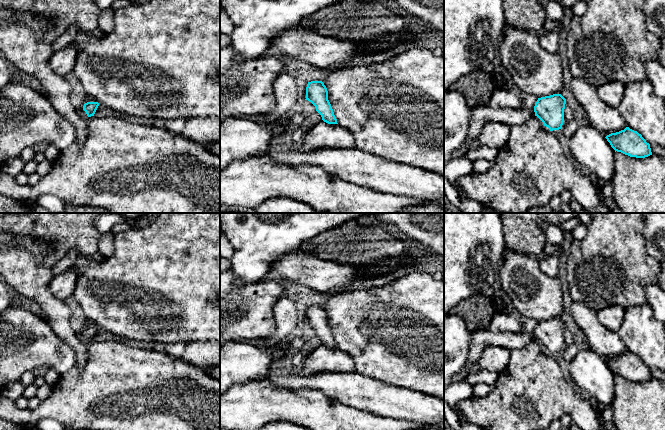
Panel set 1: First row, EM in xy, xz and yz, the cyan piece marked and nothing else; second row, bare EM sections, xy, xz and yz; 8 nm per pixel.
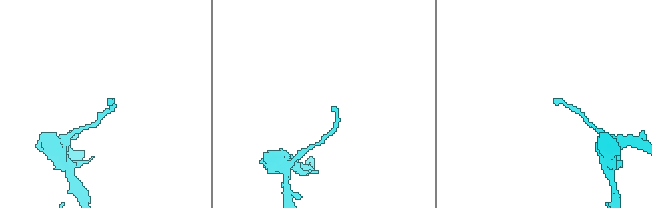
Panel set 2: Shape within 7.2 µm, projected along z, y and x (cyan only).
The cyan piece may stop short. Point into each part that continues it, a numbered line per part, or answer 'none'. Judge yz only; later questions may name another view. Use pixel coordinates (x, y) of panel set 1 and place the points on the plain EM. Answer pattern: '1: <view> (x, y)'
1: yz (481, 339)

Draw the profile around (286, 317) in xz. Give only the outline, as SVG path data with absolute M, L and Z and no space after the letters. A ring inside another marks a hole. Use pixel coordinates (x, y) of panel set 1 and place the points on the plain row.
M286 296L278 300L273 308L275 332L270 337L260 338L267 348L273 348L286 340L289 334L301 327L300 315L296 309L295 302Z

